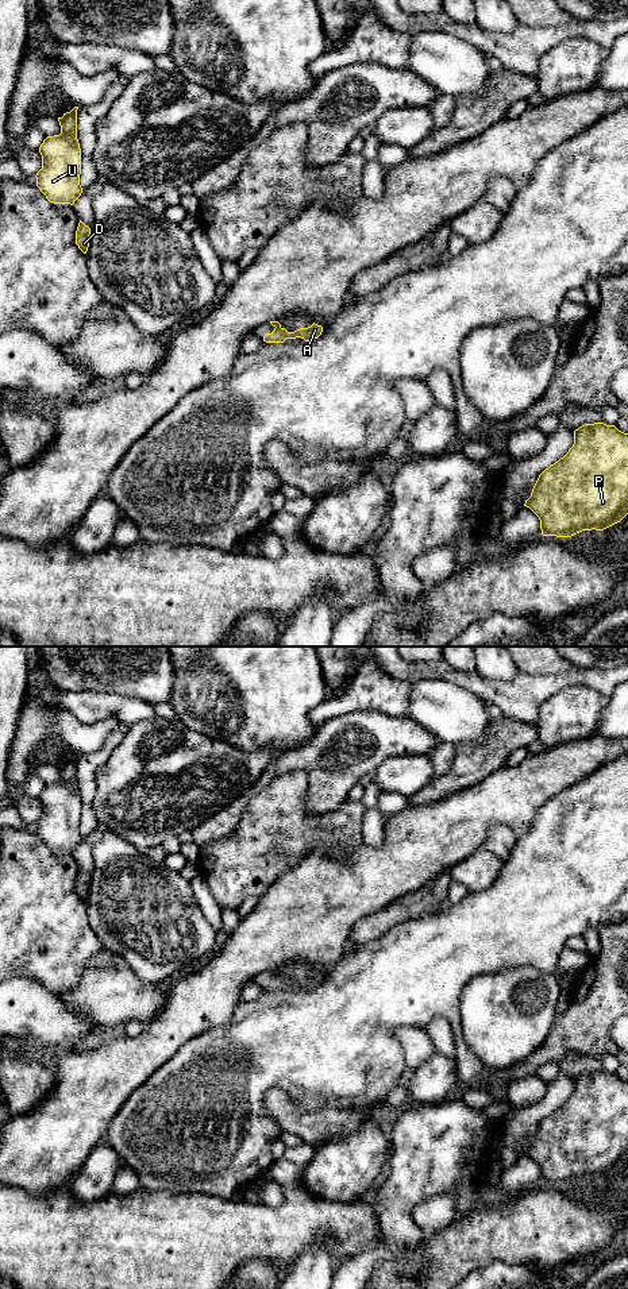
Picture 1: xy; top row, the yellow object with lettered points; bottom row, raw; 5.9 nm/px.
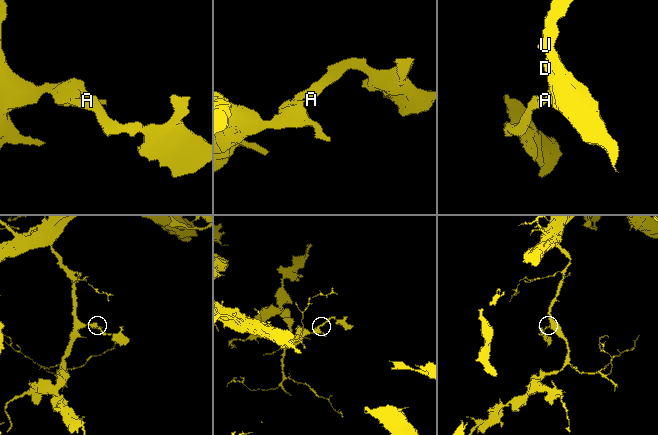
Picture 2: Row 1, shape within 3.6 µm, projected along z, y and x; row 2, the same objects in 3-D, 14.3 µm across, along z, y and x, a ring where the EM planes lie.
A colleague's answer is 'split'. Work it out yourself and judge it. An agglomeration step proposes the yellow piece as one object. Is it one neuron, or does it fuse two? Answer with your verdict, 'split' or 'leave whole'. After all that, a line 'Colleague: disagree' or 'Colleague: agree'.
leave whole
Colleague: disagree

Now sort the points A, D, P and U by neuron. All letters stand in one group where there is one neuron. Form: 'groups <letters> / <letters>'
groups A D P U

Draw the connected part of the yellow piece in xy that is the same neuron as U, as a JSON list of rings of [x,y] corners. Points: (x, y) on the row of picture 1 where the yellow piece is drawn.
[[[77,109],[58,117],[61,134],[47,136],[39,147],[42,169],[36,186],[54,204],[70,204],[81,196],[81,148],[77,139]]]

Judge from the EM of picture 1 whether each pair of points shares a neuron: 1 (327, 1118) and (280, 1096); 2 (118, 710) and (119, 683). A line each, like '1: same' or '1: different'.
1: same
2: different

